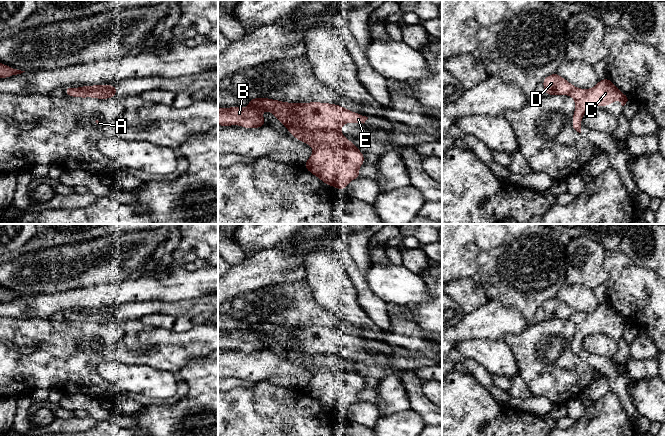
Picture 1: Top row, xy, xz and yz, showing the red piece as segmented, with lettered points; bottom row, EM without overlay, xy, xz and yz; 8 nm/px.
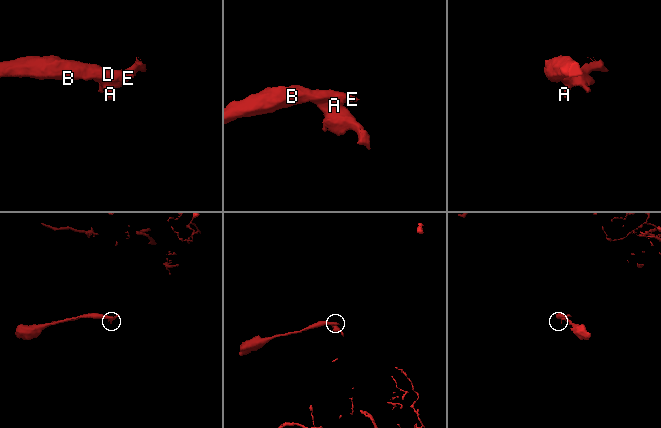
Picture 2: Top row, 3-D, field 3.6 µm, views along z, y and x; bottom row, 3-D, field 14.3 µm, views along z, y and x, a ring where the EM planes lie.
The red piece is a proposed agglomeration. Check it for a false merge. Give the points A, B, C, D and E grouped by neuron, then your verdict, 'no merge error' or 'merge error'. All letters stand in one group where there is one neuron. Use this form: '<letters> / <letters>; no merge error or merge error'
A C / B D E; merge error

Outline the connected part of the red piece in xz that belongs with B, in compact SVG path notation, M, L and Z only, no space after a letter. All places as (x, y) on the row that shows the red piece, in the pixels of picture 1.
M248 98L249 107L228 107L222 109L218 107L218 125L232 126L239 125L246 129L260 128L266 122L262 116L264 109L271 112L285 127L297 127L306 130L336 130L341 131L344 123L365 123L368 117L347 110L337 104L310 102L310 103L288 103L269 98Z

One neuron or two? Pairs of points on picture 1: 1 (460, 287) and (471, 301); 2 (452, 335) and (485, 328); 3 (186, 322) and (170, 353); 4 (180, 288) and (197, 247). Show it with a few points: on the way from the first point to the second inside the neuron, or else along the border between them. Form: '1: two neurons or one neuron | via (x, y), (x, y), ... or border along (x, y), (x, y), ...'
1: one neuron | via (463, 290), (470, 298)
2: one neuron | via (460, 332), (468, 328), (477, 328)
3: two neurons | border along (194, 324), (190, 328), (179, 332), (171, 329)
4: two neurons | border along (174, 262), (184, 265)

